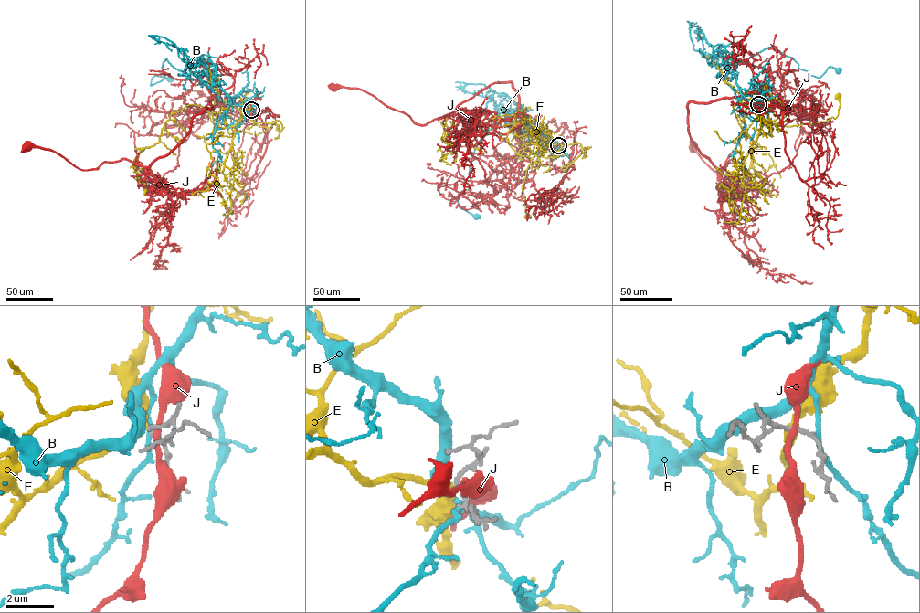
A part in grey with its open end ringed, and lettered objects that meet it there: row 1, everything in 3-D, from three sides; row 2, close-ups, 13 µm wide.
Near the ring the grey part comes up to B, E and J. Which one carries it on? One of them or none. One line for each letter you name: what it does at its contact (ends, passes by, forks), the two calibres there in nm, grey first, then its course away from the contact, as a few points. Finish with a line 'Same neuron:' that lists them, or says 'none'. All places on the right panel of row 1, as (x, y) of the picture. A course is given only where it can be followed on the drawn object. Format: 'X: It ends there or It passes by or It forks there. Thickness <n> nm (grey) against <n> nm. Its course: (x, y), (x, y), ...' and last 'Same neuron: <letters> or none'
E: It passes by. Thickness 160 nm (grey) against 360 nm. Its course: (758, 104), (757, 113), (764, 122), (792, 126), (835, 118), (840, 106), (838, 96)
Same neuron: E

